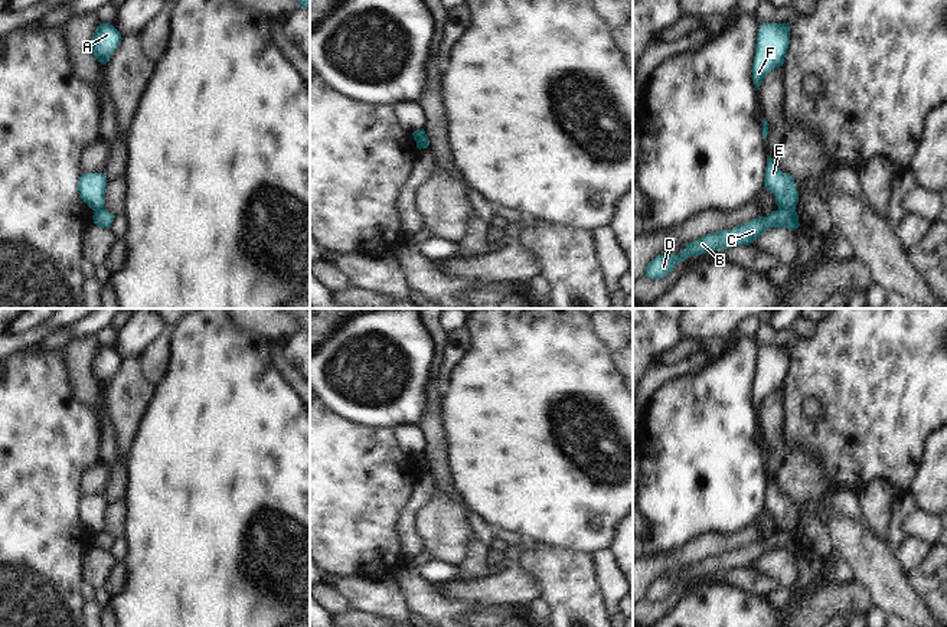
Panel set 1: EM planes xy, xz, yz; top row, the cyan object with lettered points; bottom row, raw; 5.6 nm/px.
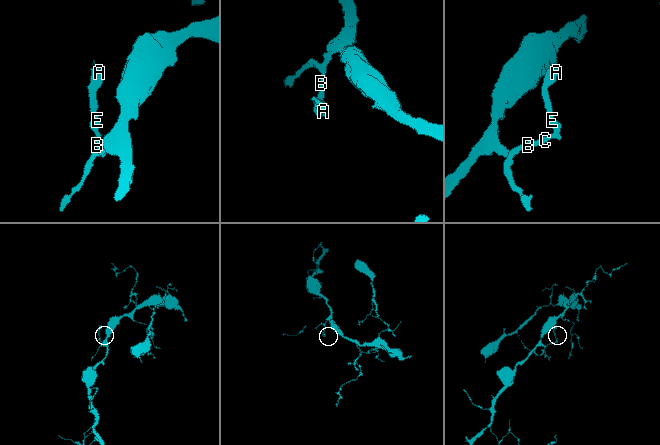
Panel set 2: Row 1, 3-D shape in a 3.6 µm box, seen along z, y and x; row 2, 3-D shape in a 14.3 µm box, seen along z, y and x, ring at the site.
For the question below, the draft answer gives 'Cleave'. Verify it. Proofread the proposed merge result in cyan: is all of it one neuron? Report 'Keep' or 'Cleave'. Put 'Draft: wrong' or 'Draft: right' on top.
Draft: right
Cleave.

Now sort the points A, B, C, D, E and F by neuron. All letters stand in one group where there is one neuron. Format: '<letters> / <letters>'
A E F / B C D

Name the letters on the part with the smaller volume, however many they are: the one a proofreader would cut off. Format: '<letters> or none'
A, E, F

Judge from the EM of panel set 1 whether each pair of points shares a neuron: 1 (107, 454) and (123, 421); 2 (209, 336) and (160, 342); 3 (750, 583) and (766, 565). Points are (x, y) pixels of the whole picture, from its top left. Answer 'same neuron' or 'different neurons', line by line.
1: different neurons
2: different neurons
3: different neurons

